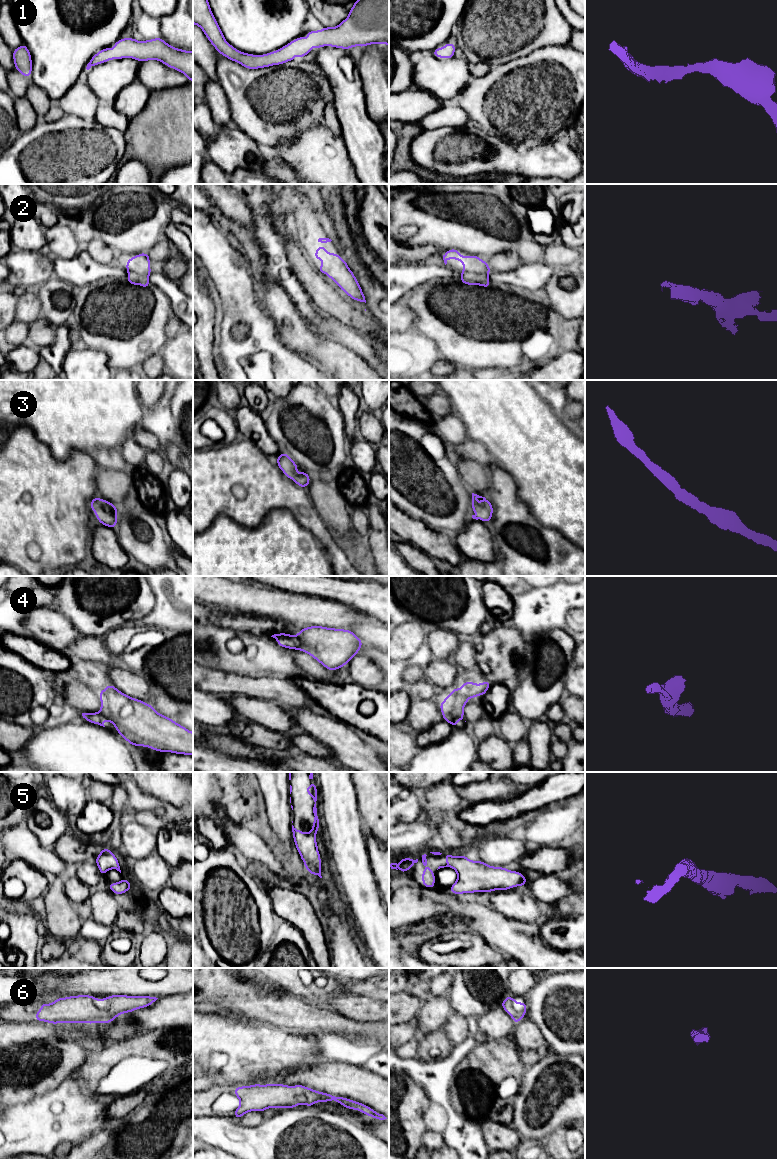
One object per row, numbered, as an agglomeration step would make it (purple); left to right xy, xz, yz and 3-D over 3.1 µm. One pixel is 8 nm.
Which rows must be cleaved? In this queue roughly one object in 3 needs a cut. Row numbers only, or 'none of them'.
4

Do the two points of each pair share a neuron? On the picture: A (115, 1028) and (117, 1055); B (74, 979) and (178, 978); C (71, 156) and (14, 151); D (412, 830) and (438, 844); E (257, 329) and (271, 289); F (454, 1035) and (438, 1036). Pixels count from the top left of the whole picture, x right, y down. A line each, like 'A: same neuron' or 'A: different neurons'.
A: different neurons
B: same neuron
C: same neuron
D: same neuron
E: different neurons
F: different neurons

